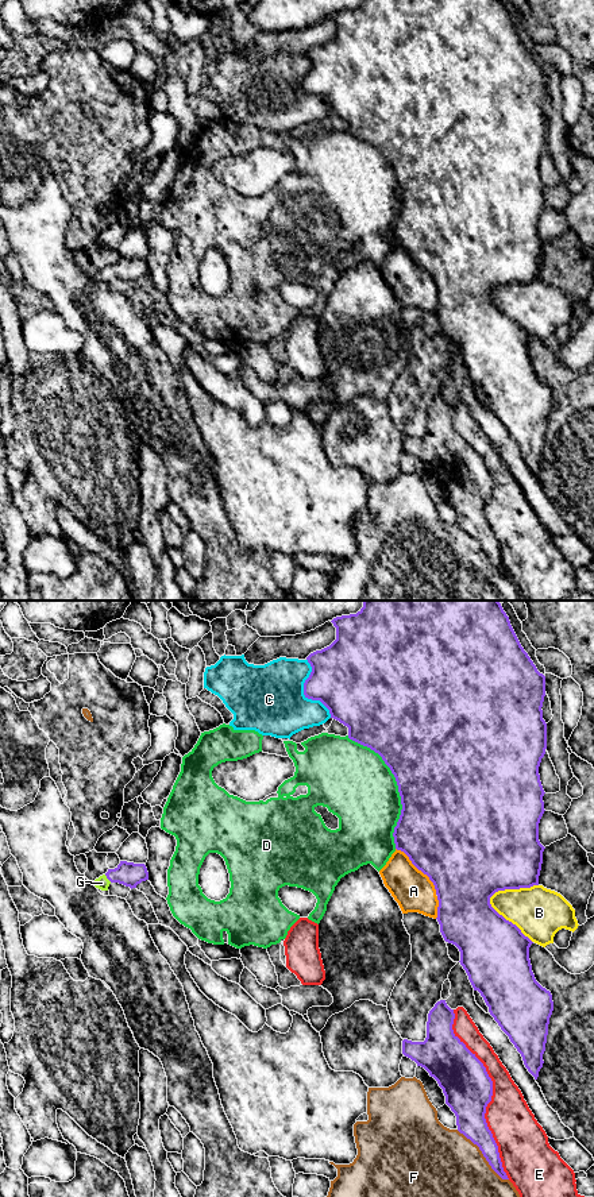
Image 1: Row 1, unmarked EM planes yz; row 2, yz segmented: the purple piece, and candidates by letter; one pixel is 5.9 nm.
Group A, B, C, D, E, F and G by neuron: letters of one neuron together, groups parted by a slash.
A / B C / D / E / F / G

